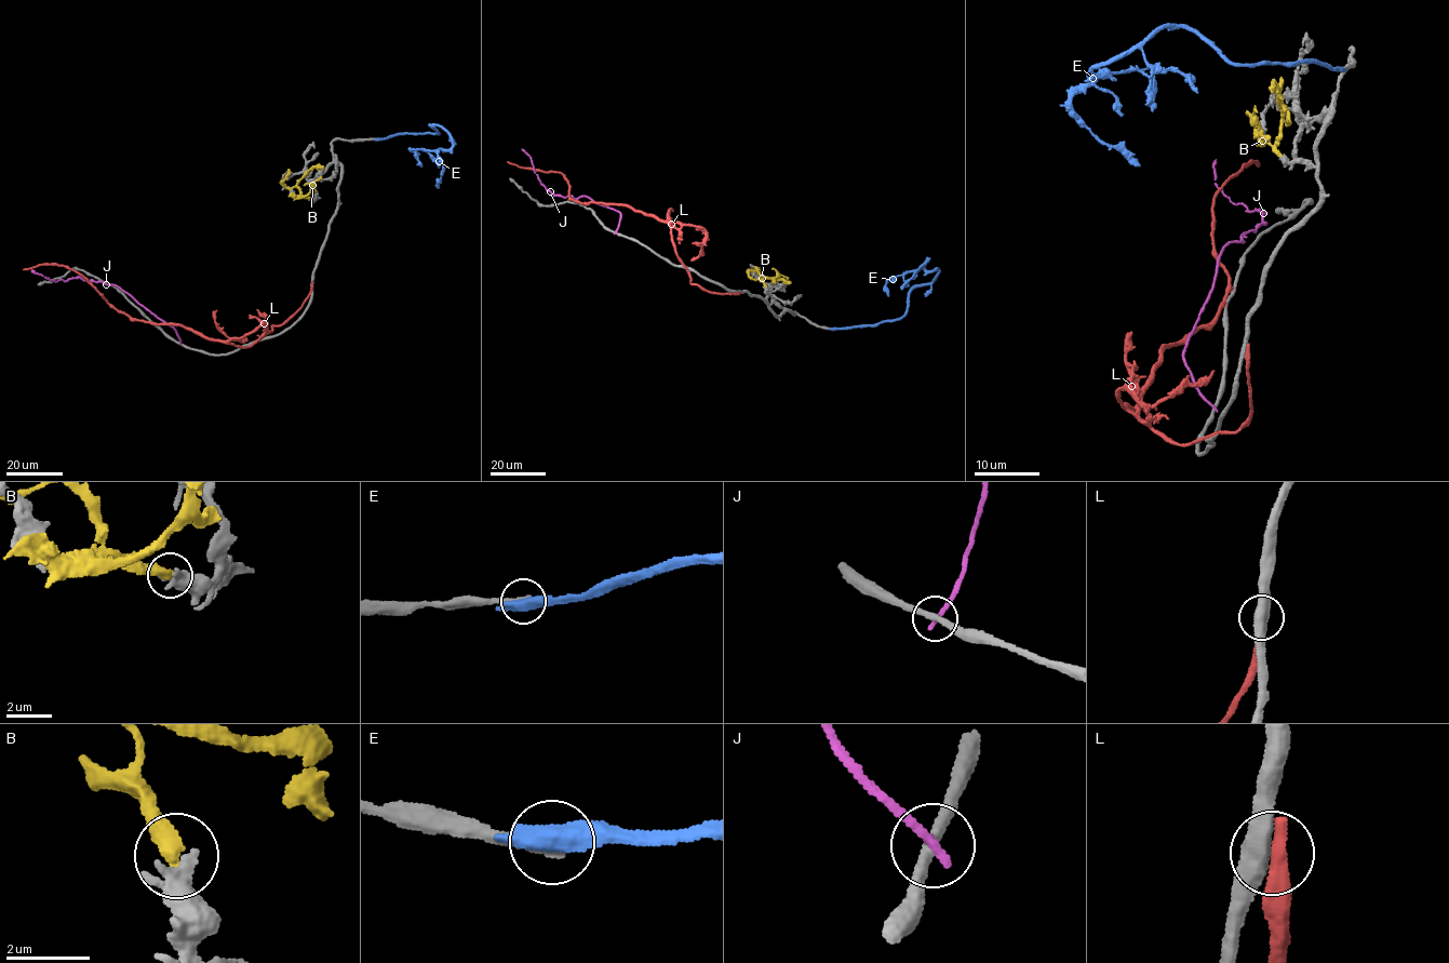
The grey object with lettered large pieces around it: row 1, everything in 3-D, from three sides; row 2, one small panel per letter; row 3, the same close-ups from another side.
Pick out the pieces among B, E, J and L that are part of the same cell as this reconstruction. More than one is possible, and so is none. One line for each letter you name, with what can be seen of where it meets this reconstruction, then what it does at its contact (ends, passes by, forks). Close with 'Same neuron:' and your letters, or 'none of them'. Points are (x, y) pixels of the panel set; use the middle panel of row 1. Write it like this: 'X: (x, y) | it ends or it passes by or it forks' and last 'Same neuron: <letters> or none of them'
Same neuron: none of them

